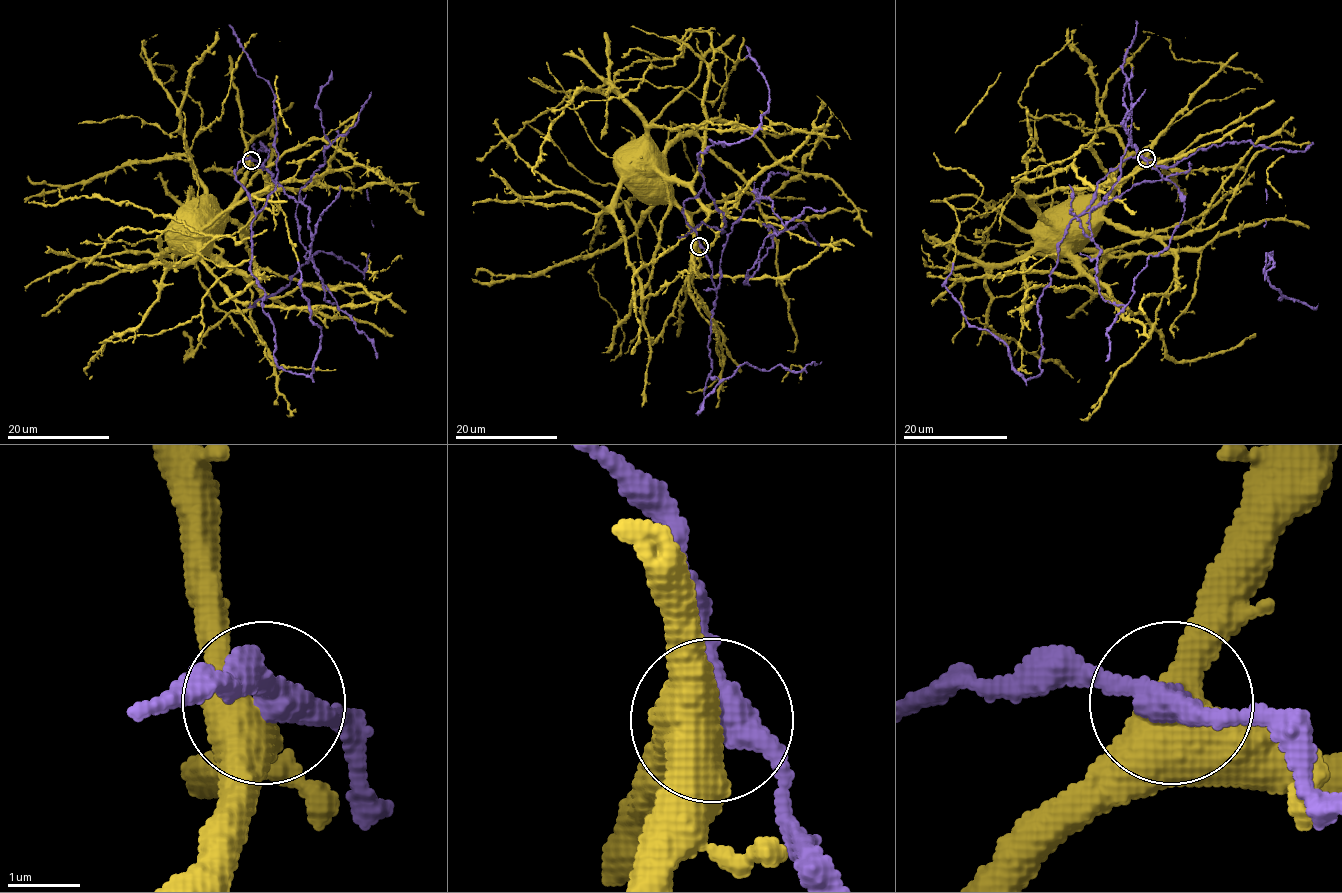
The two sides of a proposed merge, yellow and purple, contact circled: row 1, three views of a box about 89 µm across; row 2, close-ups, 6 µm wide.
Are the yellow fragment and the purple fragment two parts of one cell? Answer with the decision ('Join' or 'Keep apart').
Join

